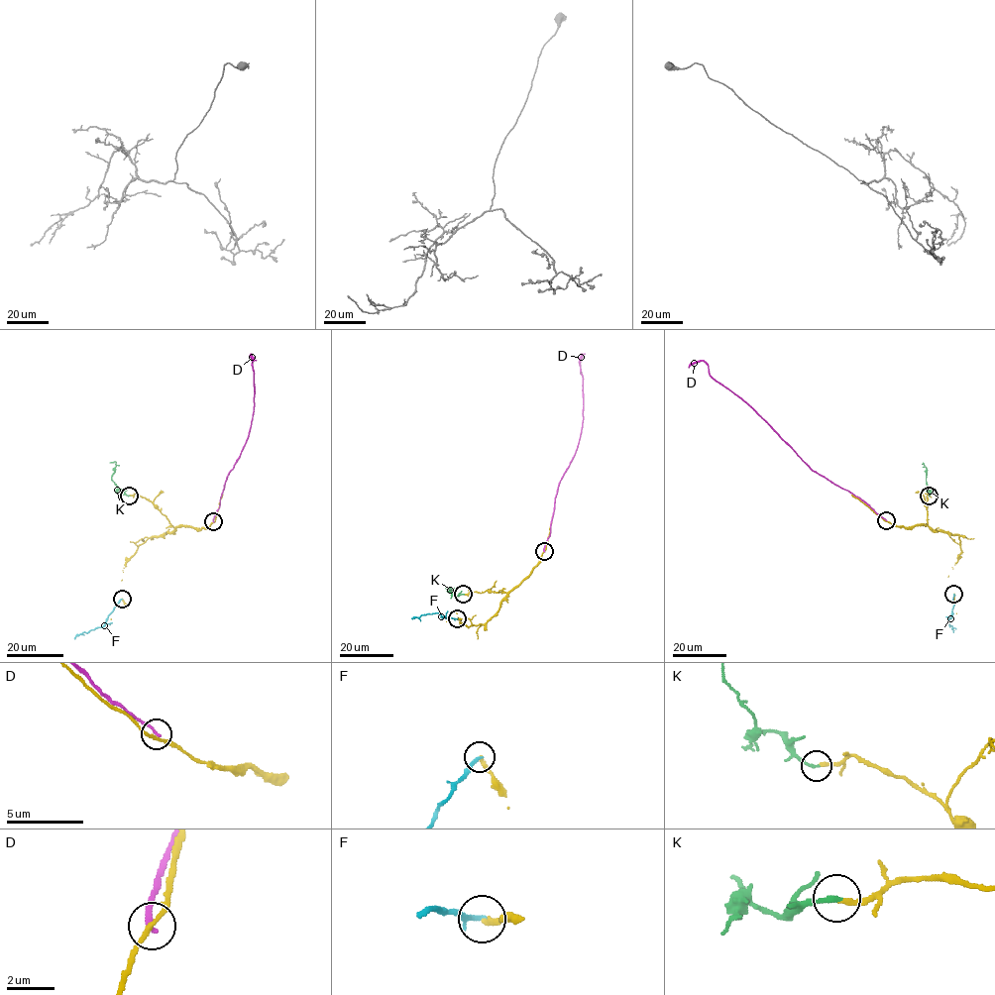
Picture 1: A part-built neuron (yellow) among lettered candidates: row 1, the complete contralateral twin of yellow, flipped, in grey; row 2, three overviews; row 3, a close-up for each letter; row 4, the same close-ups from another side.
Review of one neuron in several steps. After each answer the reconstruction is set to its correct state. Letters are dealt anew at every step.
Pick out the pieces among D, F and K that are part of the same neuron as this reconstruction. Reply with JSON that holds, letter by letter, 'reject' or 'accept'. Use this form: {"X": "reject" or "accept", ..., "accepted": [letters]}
{"D": "reject", "F": "reject", "K": "accept", "accepted": ["K"]}

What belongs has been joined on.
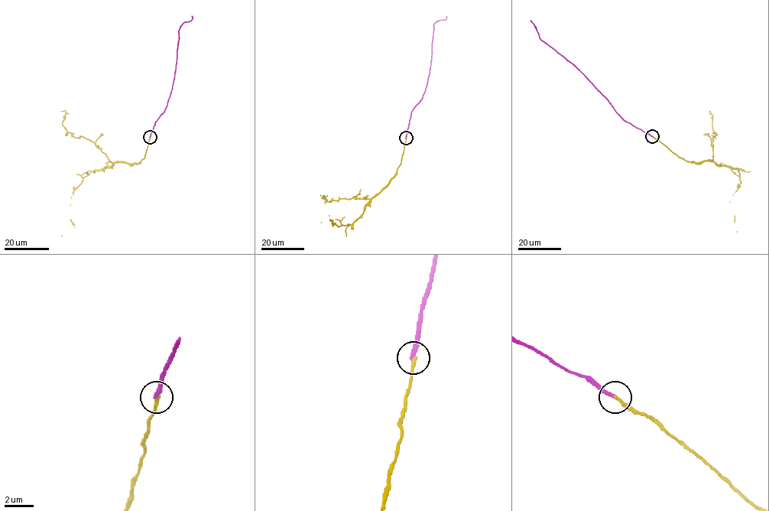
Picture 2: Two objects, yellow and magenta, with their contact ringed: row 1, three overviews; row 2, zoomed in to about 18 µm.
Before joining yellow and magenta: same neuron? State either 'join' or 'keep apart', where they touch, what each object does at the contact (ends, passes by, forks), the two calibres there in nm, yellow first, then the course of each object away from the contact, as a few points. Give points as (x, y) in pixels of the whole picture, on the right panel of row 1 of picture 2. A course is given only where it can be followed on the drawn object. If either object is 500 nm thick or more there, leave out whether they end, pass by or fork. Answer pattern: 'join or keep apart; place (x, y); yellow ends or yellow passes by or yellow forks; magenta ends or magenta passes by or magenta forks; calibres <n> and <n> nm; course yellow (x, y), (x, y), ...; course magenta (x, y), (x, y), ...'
keep apart; place (652, 136); yellow ends; magenta ends; calibres 200 and 280 nm; course yellow (652, 136), (686, 161), (712, 161), (738, 169), (741, 183), (730, 202), (736, 232); course magenta (652, 136), (625, 121), (580, 71), (540, 37), (530, 20)

